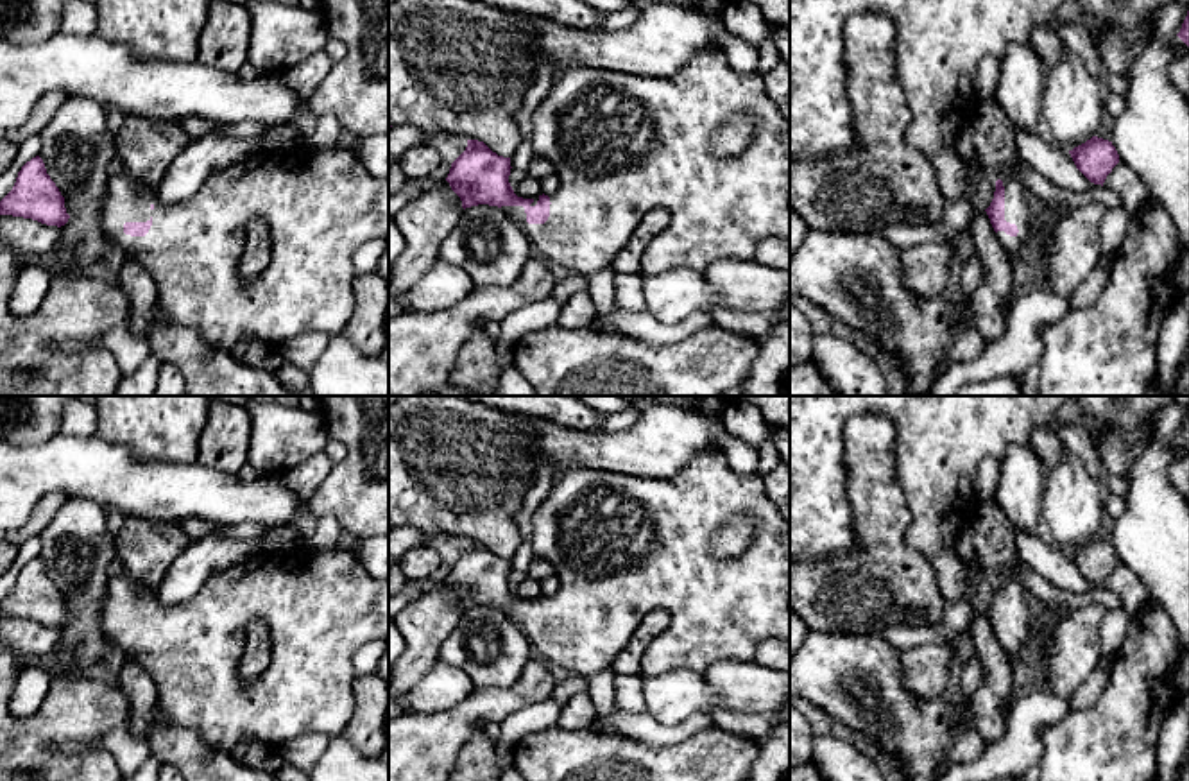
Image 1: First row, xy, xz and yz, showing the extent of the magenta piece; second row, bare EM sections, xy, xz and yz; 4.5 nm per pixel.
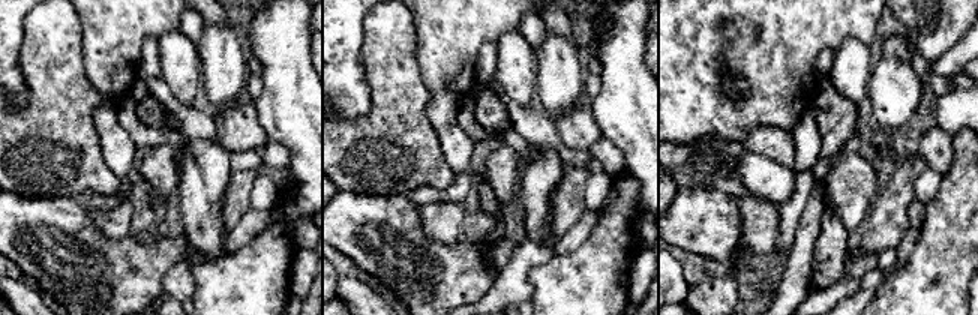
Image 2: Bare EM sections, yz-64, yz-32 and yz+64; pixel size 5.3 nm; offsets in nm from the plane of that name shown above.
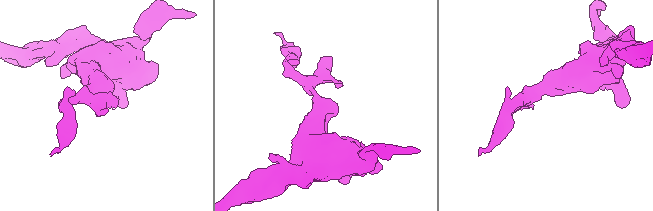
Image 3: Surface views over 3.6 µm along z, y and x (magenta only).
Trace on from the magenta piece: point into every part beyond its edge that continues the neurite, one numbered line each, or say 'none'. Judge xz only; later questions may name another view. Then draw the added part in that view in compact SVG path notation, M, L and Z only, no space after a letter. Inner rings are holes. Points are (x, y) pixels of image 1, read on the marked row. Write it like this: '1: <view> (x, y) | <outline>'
1: xz (622, 144) | M722 48L697 52L673 77L568 68L555 77L550 93L534 111L532 147L553 165L560 181L559 192L548 195L550 217L544 224L528 224L523 206L501 210L544 260L573 272L591 276L612 267L636 227L655 208L666 210L671 219L646 247L641 274L659 274L673 267L706 270L725 258L754 260L763 238L790 240L790 122L766 95L763 75L736 72ZM740 113L754 122L750 145L732 158L714 156L709 149L713 133Z

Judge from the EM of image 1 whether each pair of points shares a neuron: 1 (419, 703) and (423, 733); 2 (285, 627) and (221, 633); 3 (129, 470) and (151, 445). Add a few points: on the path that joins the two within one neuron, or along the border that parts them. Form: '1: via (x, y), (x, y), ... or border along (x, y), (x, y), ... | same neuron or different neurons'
1: border along (462, 703), (432, 713), (412, 713) | different neurons
2: via (269, 611), (242, 611), (237, 617) | same neuron
3: border along (102, 437), (126, 445), (142, 457), (181, 464) | different neurons

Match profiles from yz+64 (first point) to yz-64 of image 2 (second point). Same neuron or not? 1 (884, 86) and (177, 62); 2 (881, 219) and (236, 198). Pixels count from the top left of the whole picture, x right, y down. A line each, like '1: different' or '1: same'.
1: different
2: same

